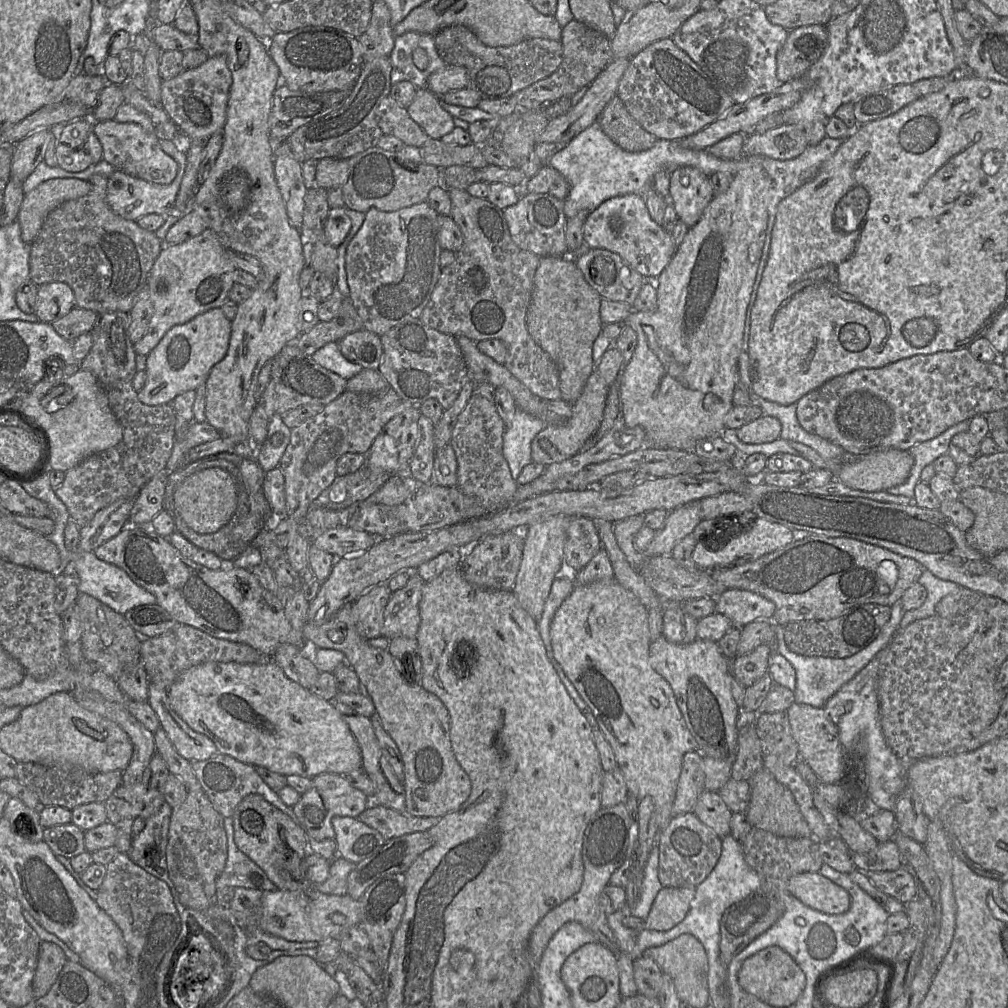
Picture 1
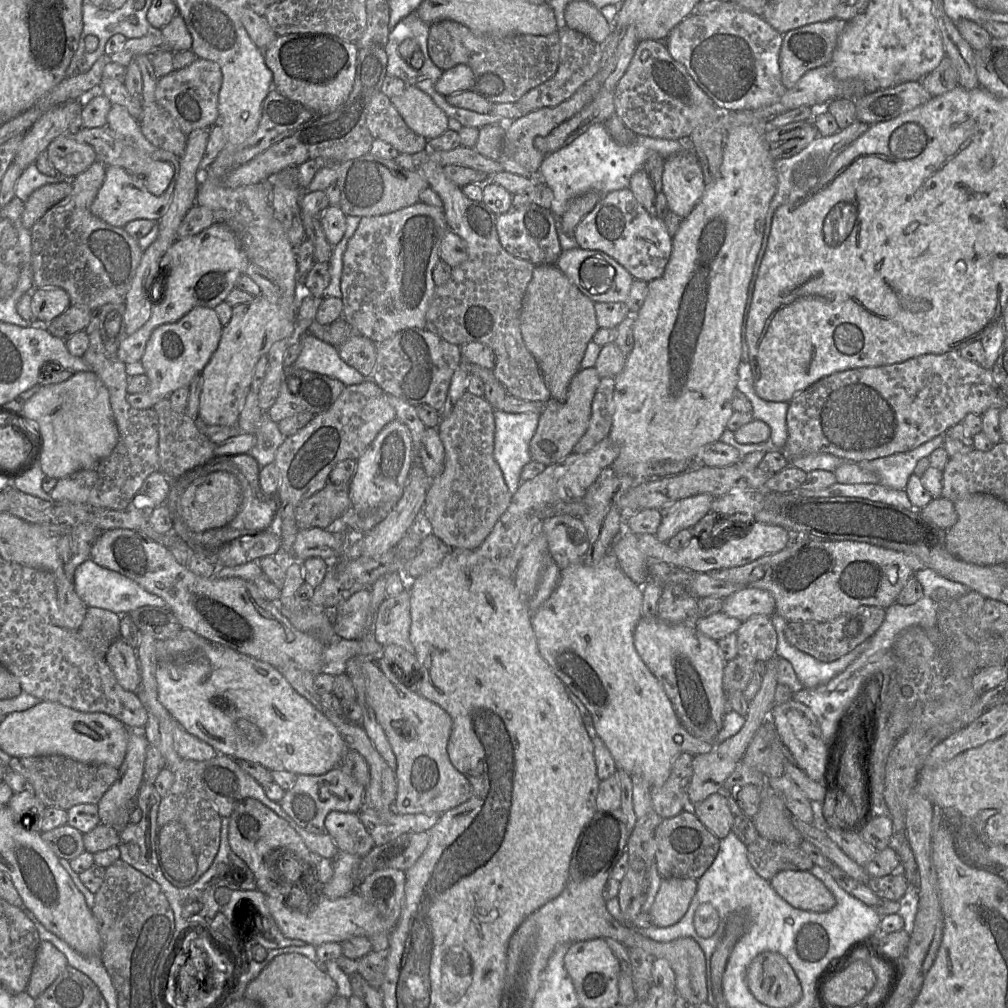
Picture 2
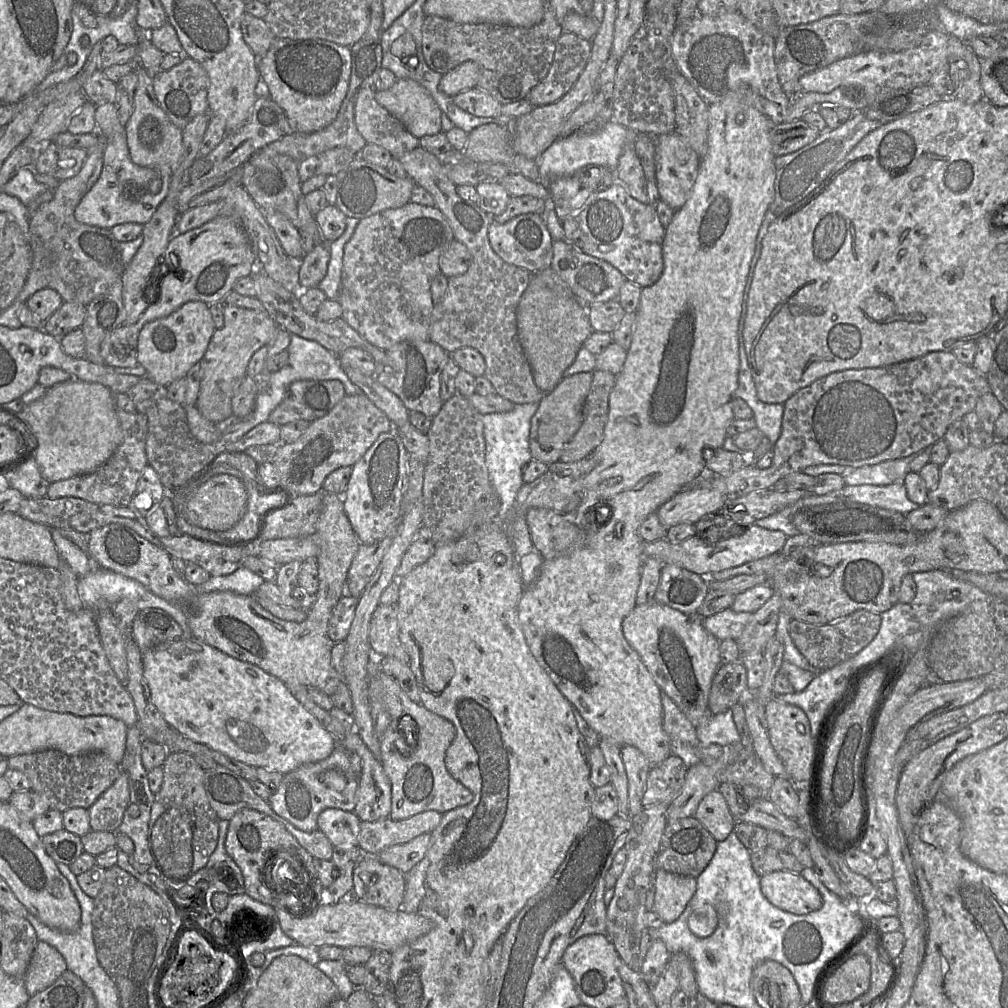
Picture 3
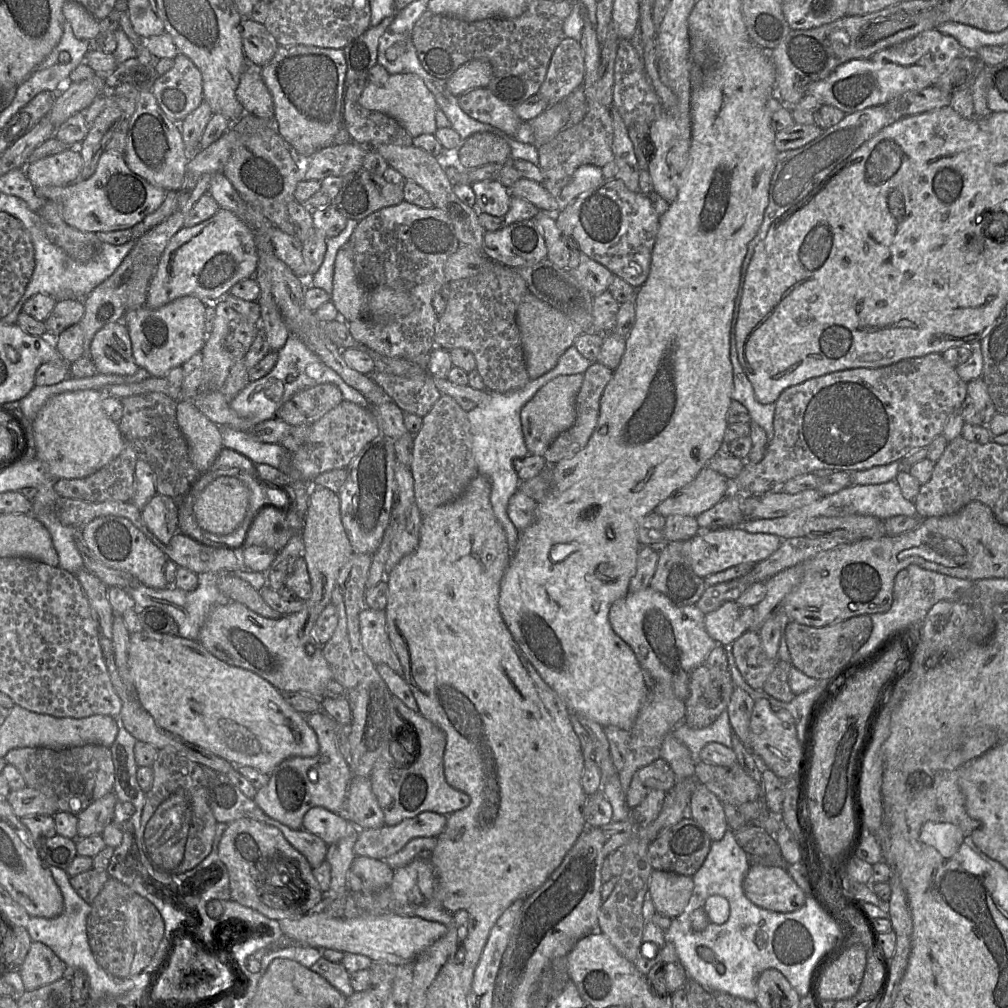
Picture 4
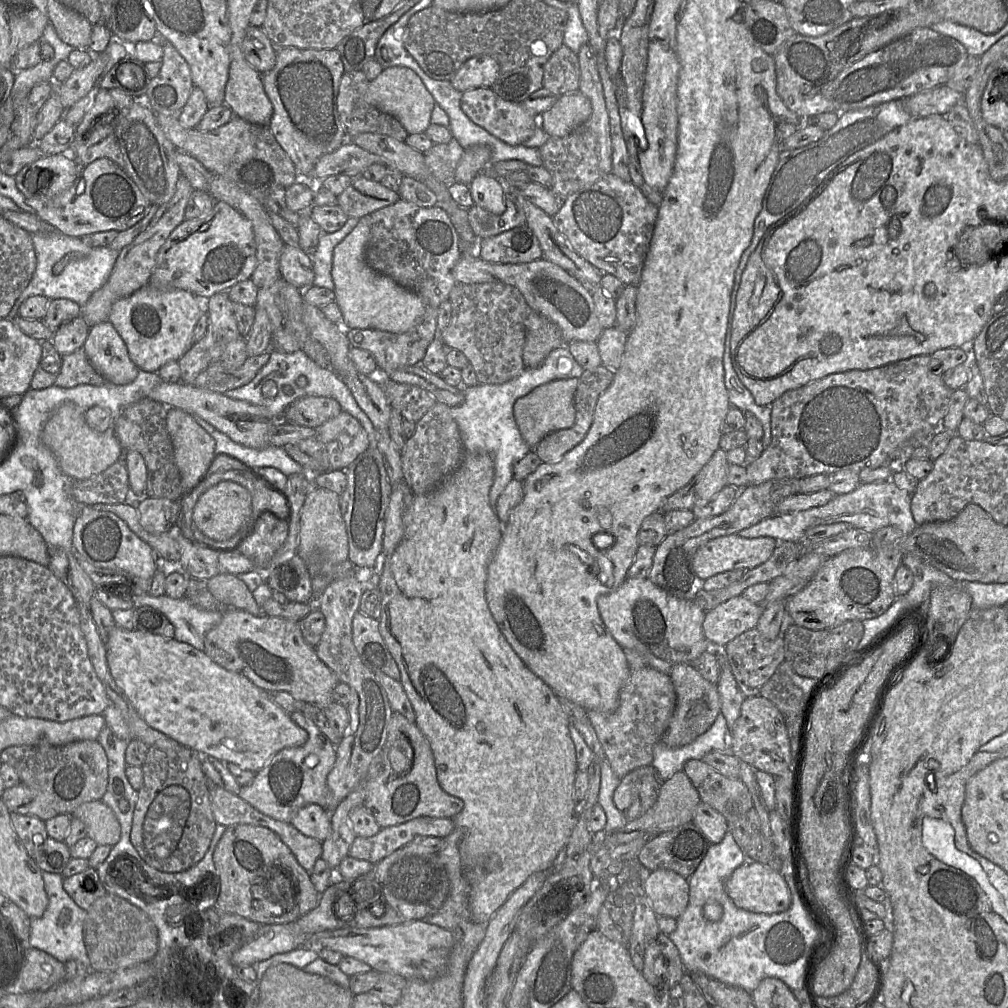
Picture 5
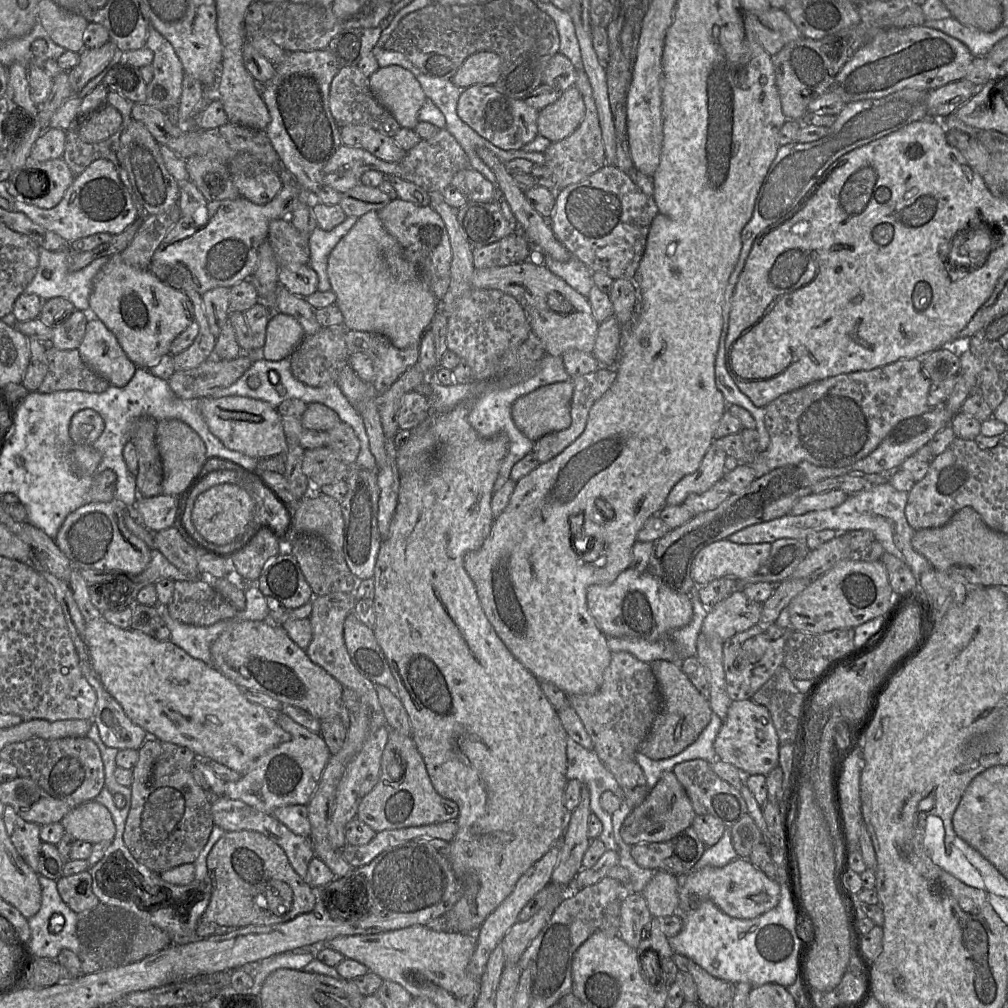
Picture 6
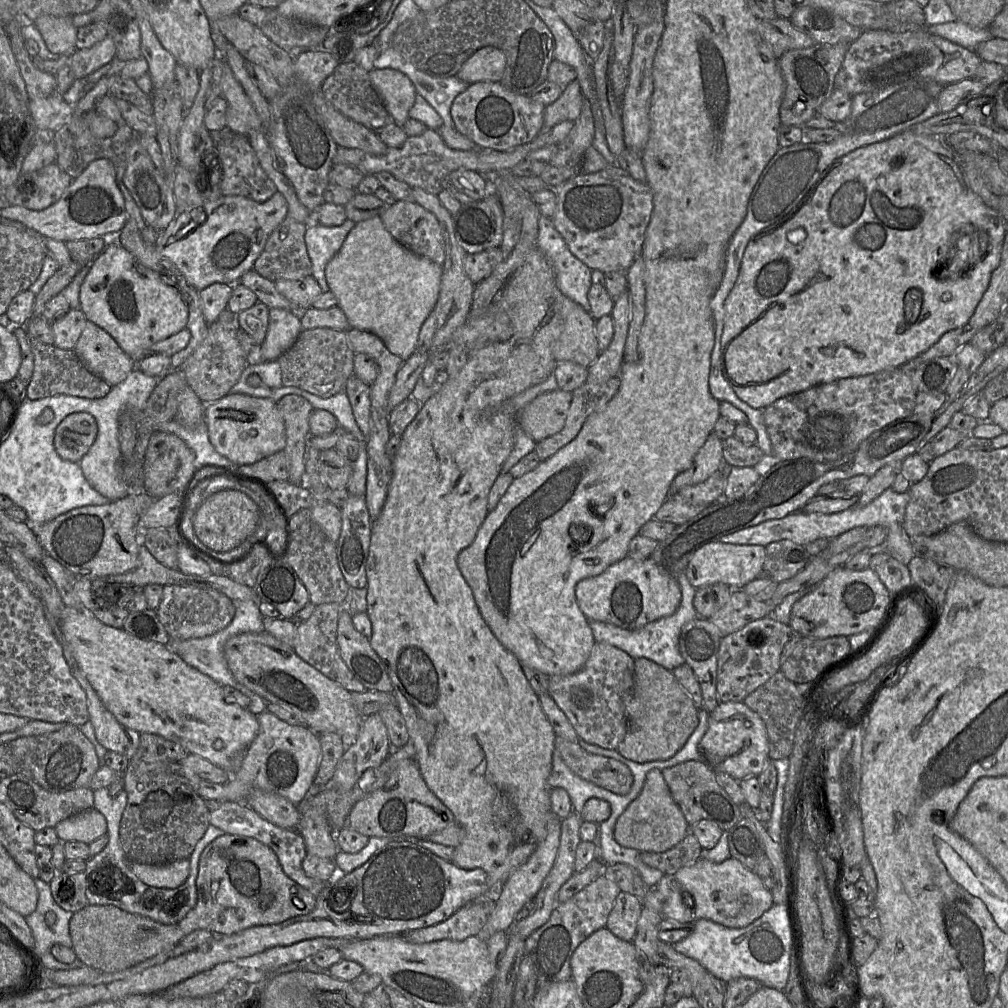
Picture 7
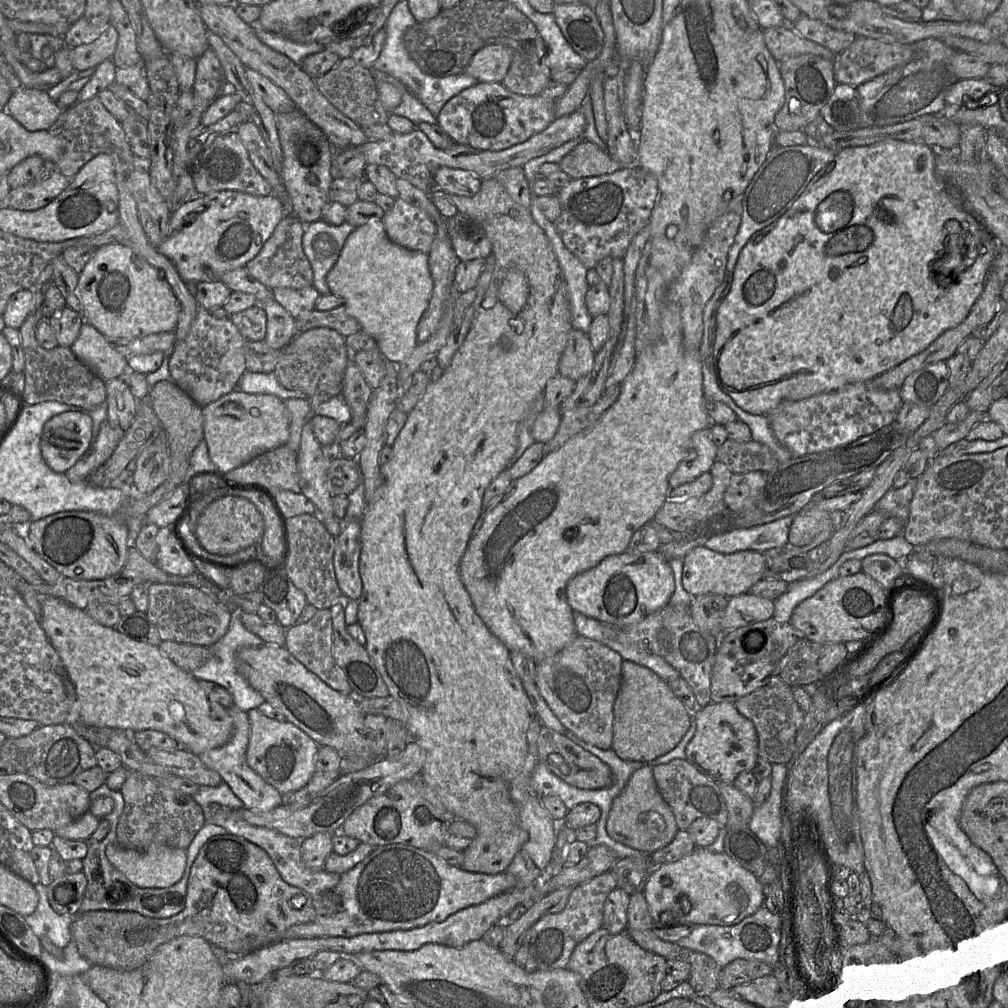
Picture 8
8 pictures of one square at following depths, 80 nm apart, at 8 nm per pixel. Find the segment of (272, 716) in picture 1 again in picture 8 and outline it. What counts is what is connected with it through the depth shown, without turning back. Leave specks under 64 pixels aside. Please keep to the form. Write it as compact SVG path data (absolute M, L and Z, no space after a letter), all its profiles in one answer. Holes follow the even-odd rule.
M42 597L41 613L38 617L74 685L81 725L133 732L156 730L173 738L181 749L197 756L221 747L229 741L233 731L233 720L228 708L209 700L199 680L162 654L158 646L136 641L115 628L103 626L86 611L60 598Z

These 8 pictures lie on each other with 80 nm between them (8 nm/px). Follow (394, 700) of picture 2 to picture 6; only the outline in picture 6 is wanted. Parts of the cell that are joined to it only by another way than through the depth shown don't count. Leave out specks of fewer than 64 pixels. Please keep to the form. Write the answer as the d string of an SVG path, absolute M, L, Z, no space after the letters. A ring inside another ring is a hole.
M389 729L389 739L383 752L380 779L377 785L362 799L356 817L375 832L430 825L456 820L458 805L440 796L434 789L424 759L412 736L406 736ZM393 763L400 763L403 769L401 779L394 780L389 772Z

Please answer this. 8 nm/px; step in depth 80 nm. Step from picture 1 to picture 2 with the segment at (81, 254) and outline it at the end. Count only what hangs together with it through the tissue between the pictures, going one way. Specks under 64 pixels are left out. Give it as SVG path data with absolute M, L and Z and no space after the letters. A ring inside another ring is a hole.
M96 160L71 179L71 193L48 209L30 230L35 288L62 288L69 294L71 305L90 310L109 303L125 304L144 251L138 239L130 236L123 227L106 223L90 210L103 184L105 172L106 166Z

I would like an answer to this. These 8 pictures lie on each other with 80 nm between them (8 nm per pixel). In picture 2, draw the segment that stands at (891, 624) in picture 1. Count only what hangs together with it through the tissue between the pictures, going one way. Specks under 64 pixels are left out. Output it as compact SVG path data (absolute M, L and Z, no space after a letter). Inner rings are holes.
M777 613L772 615L777 634L776 656L789 661L804 688L813 688L824 684L843 672L870 645L870 639L863 642L847 655L833 662L822 662L801 652L785 638L787 620Z

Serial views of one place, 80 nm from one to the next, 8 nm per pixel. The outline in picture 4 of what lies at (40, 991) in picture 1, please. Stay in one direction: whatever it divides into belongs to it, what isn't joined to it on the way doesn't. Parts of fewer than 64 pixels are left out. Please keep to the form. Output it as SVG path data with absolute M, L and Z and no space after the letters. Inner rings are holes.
M32 942L22 965L11 970L18 970L25 990L33 991L61 979L66 973L66 968L66 964L48 946L41 942Z

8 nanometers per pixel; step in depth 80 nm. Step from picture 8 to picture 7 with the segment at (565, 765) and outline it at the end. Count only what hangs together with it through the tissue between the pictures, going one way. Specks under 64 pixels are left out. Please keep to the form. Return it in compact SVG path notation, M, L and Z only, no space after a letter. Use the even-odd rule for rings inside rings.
M556 736L555 750L573 773L601 788L624 795L633 785L634 778L627 765L613 758L589 753L578 742Z

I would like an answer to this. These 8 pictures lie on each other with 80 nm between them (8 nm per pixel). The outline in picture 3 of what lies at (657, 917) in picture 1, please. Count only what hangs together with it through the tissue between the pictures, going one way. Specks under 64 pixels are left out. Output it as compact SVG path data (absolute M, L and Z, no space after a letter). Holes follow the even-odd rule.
M656 869L653 911L666 923L679 918L696 891L696 878Z

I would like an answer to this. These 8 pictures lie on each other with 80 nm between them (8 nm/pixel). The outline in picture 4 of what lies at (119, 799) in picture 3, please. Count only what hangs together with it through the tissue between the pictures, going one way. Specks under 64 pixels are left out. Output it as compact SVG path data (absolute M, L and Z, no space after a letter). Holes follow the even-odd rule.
M110 792L77 814L77 838L101 835L114 819L117 802L116 795Z

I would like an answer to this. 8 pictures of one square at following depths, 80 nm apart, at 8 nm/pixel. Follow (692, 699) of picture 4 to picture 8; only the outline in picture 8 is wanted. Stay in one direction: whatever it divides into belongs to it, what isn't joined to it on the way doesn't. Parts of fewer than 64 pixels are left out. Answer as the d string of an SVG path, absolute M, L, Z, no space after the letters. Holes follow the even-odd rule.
M624 660L613 707L612 749L624 760L649 762L673 750L690 728L692 713L654 671Z

